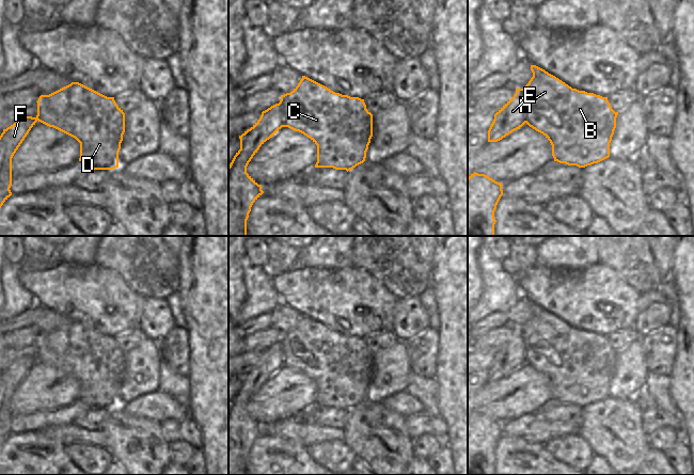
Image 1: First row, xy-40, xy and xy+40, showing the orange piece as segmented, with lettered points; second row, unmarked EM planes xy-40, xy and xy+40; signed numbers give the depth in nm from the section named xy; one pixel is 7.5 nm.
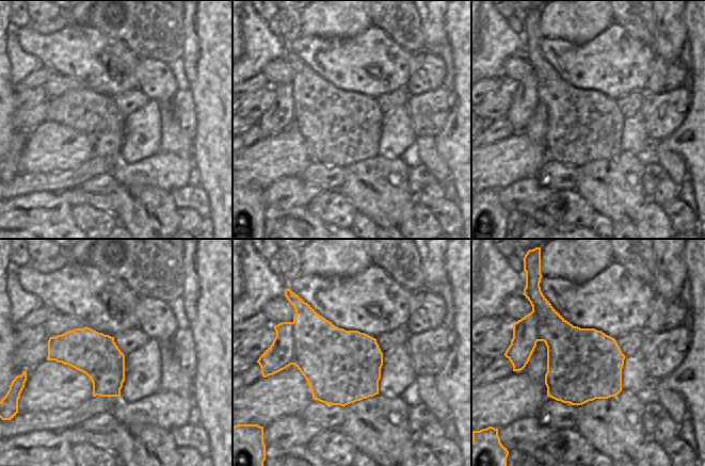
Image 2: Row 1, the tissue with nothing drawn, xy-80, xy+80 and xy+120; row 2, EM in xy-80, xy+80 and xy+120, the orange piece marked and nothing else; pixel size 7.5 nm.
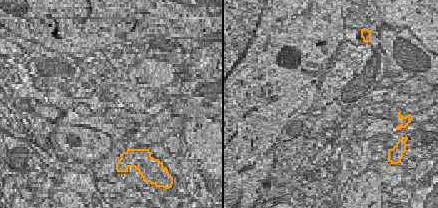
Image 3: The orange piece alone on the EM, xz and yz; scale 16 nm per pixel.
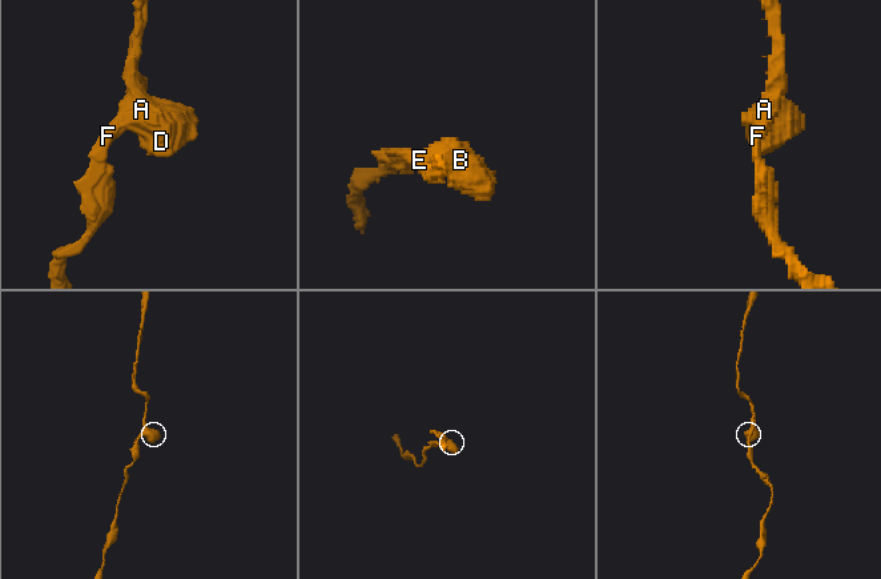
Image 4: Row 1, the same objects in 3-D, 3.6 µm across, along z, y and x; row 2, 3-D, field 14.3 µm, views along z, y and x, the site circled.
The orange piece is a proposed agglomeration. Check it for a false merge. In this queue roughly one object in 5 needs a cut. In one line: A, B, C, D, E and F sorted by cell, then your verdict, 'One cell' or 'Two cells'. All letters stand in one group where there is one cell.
Groups: A B C D E F. One cell.

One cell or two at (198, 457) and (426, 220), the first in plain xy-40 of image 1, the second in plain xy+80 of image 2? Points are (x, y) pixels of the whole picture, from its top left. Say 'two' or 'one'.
two

